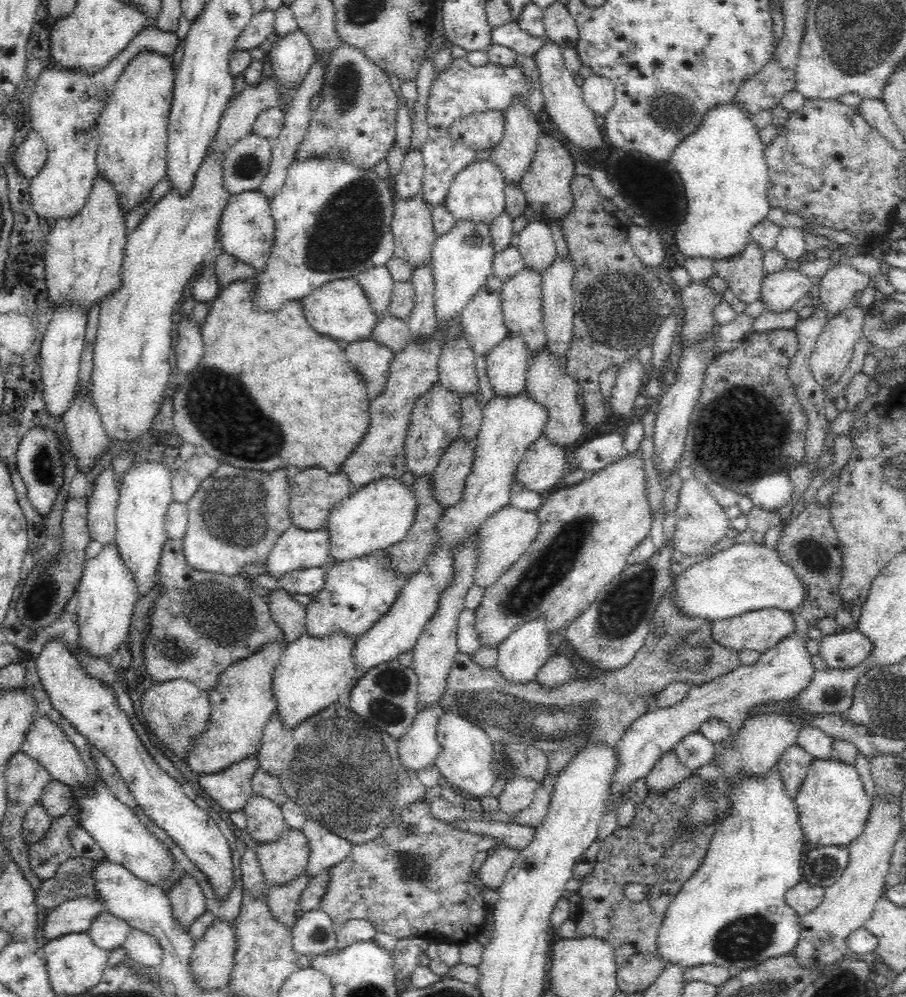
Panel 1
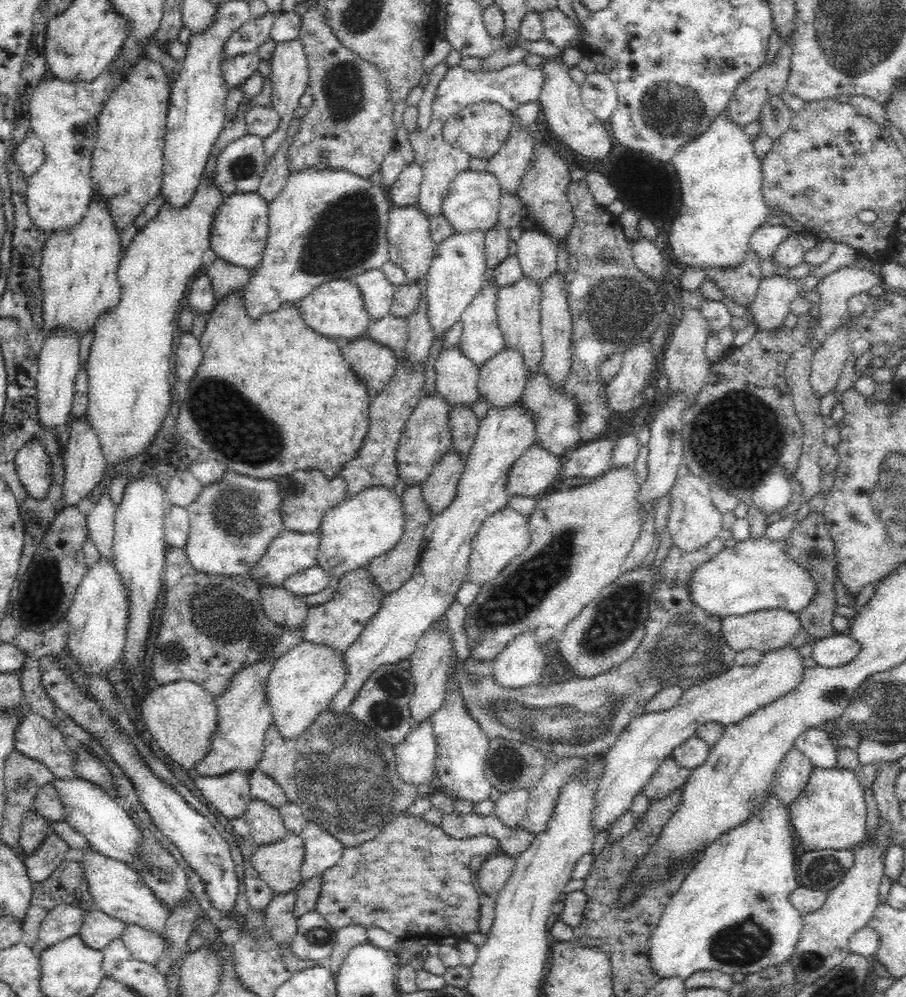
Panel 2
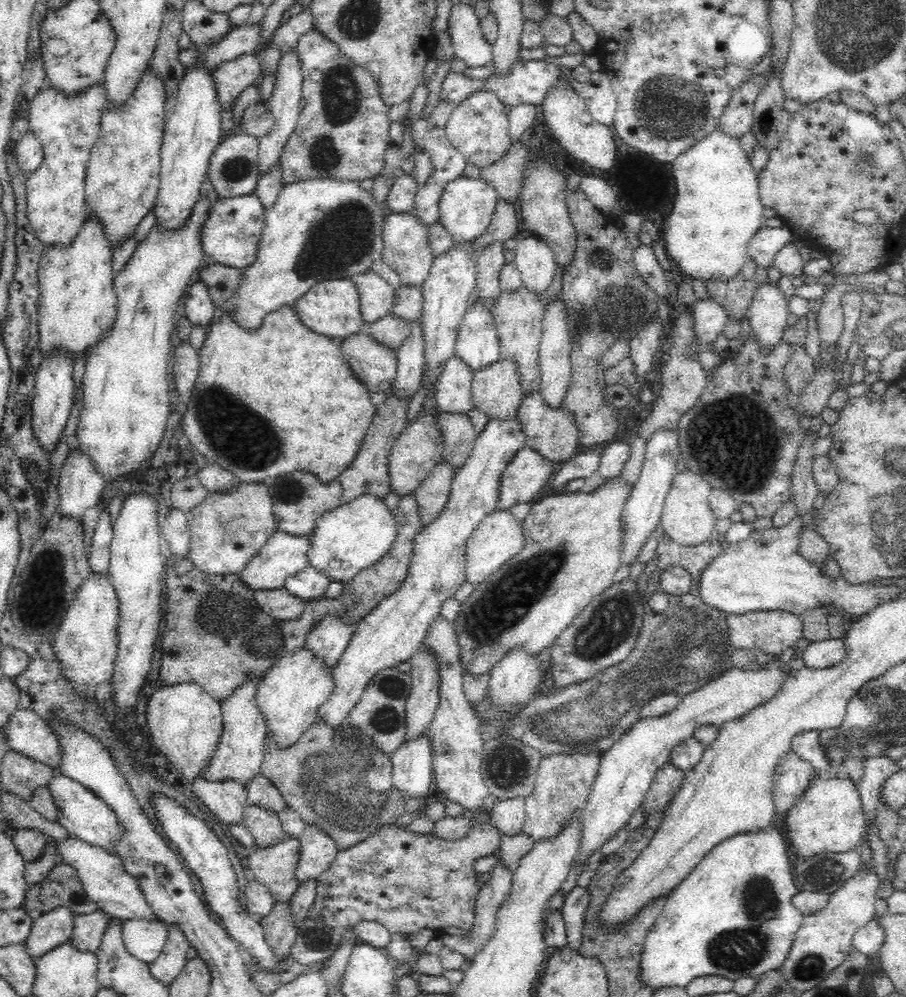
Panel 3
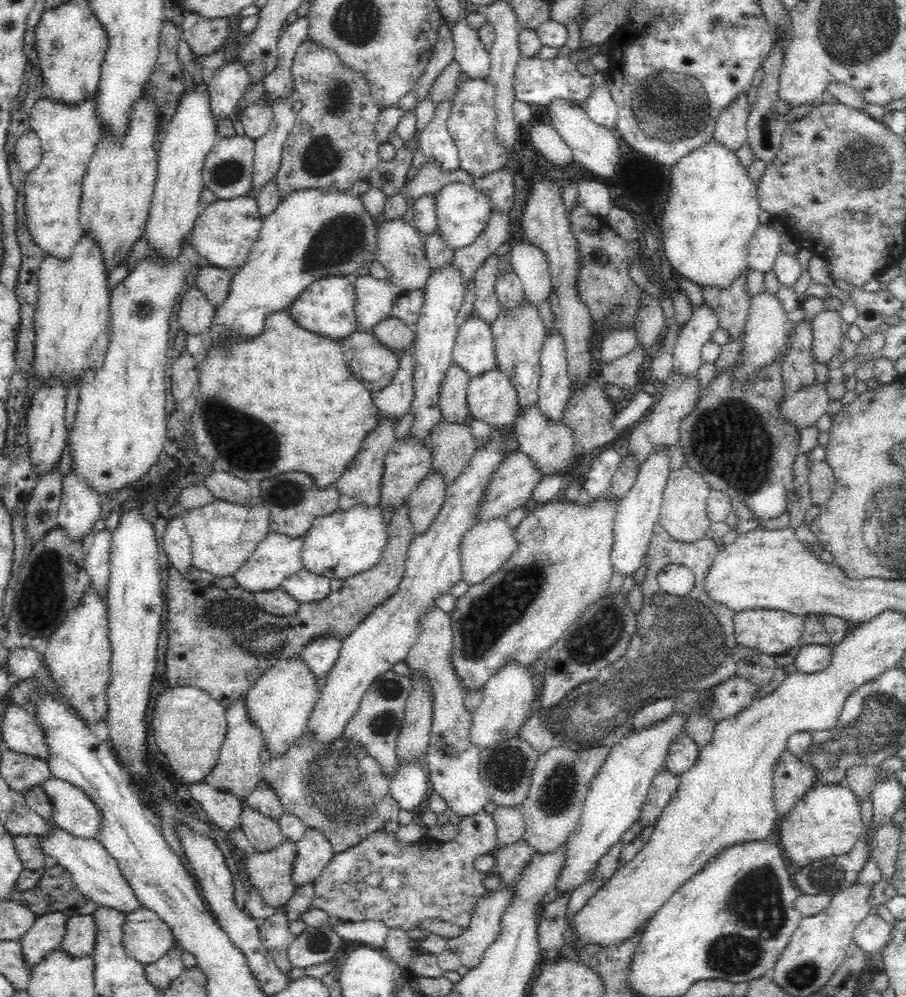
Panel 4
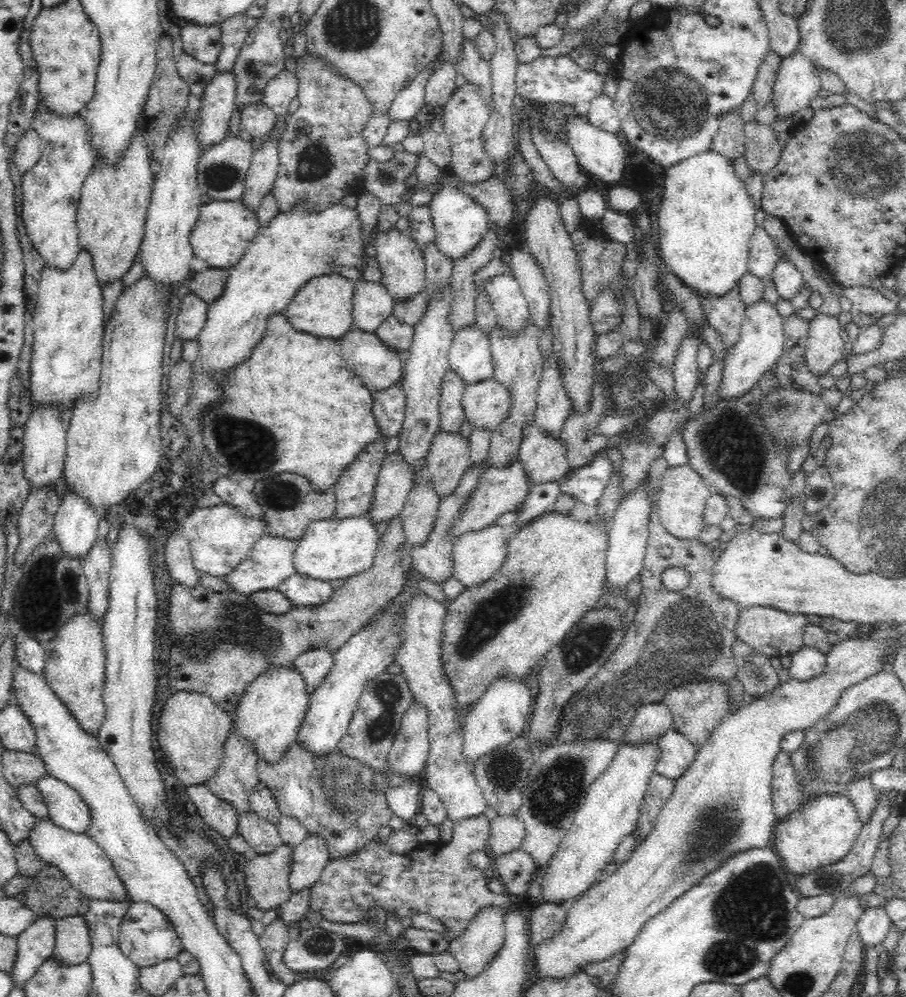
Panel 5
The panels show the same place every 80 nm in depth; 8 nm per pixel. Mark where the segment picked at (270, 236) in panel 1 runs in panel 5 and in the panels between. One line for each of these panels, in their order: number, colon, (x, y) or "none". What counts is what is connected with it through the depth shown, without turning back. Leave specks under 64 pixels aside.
2: (239, 232)
3: (231, 233)
4: (225, 232)
5: (221, 235)

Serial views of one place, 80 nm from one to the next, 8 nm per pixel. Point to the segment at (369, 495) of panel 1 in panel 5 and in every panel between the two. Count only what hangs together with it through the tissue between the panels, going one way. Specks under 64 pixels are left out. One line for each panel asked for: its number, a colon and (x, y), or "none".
2: (361, 527)
3: (352, 536)
4: (339, 545)
5: (333, 548)

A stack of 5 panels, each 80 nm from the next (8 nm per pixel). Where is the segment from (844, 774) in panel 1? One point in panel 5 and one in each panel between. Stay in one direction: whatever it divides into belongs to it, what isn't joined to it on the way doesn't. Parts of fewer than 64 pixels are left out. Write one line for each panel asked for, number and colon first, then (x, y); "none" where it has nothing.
2: (831, 813)
3: (829, 817)
4: (826, 821)
5: (824, 829)

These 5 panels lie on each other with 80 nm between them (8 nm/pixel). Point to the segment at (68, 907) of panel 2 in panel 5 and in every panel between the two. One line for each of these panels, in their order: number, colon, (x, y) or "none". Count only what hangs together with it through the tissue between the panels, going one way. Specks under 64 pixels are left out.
3: (53, 928)
4: (45, 935)
5: (37, 942)

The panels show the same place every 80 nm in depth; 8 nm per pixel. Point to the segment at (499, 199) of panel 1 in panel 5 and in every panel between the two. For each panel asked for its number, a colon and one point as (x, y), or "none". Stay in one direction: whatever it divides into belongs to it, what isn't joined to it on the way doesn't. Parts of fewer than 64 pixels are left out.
2: (473, 200)
3: (467, 206)
4: (463, 211)
5: (460, 221)

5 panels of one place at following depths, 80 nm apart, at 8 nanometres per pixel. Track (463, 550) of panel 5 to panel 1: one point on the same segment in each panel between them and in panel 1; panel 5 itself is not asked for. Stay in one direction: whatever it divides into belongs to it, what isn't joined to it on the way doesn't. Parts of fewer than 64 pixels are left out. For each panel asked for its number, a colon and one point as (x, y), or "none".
1: (505, 535)
2: (505, 534)
3: (498, 537)
4: (487, 545)

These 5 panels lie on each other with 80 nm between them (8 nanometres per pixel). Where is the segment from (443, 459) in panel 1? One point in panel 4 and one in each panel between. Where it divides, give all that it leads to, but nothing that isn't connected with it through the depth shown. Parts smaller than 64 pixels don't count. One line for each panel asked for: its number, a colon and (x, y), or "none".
2: (439, 489)
3: (432, 495)
4: (425, 502)

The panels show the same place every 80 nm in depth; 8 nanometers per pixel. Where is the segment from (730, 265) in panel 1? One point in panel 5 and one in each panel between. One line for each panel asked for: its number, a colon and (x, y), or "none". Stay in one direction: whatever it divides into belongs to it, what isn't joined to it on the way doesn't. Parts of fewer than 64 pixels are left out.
2: (742, 283)
3: (735, 295)
4: (732, 304)
5: (725, 314)

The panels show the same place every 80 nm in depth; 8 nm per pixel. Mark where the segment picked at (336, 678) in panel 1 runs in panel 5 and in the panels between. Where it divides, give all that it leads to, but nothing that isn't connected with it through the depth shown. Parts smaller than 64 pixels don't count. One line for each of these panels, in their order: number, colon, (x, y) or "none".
2: (303, 682)
3: (290, 693)
4: (280, 702)
5: (269, 713)

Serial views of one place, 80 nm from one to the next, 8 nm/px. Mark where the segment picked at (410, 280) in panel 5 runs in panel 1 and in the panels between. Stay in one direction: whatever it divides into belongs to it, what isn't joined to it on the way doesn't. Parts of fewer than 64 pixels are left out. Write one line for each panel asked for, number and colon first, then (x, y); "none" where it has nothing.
1: (413, 230)
2: (411, 246)
3: (406, 248)
4: (401, 249)

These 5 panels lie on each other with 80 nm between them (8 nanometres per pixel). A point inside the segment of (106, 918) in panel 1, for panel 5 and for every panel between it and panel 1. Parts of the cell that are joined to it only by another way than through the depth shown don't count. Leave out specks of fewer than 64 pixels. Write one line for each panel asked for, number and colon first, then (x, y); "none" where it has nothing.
2: (99, 929)
3: (89, 929)
4: (80, 939)
5: (73, 943)

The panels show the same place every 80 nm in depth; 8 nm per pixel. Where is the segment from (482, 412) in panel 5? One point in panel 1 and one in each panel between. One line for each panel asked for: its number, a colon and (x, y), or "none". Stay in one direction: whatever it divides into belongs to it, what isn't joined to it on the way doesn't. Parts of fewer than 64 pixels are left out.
1: (507, 364)
2: (502, 379)
3: (496, 390)
4: (492, 397)

